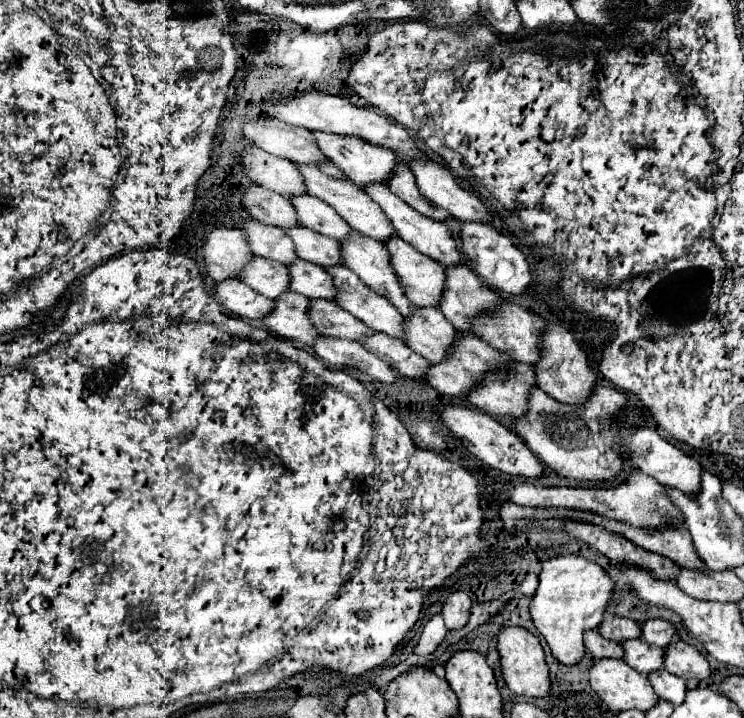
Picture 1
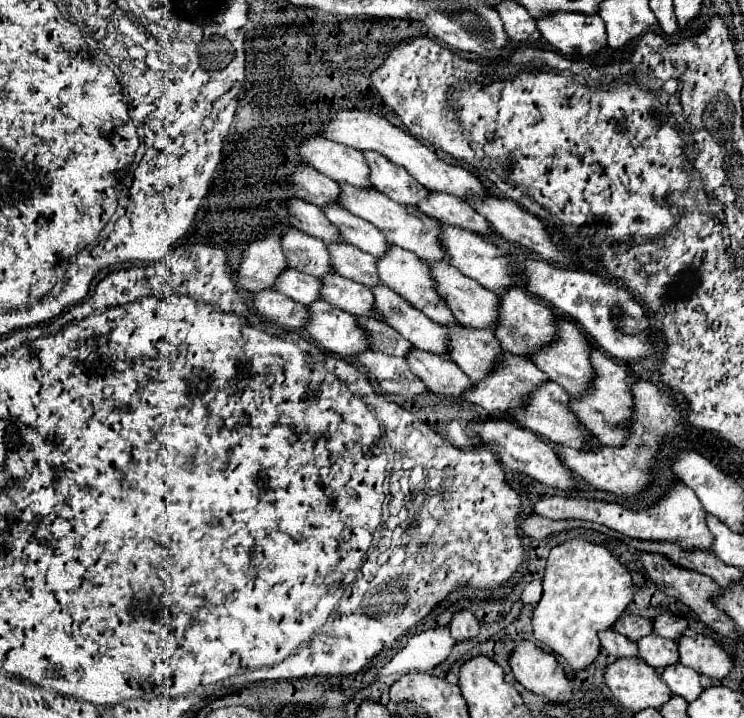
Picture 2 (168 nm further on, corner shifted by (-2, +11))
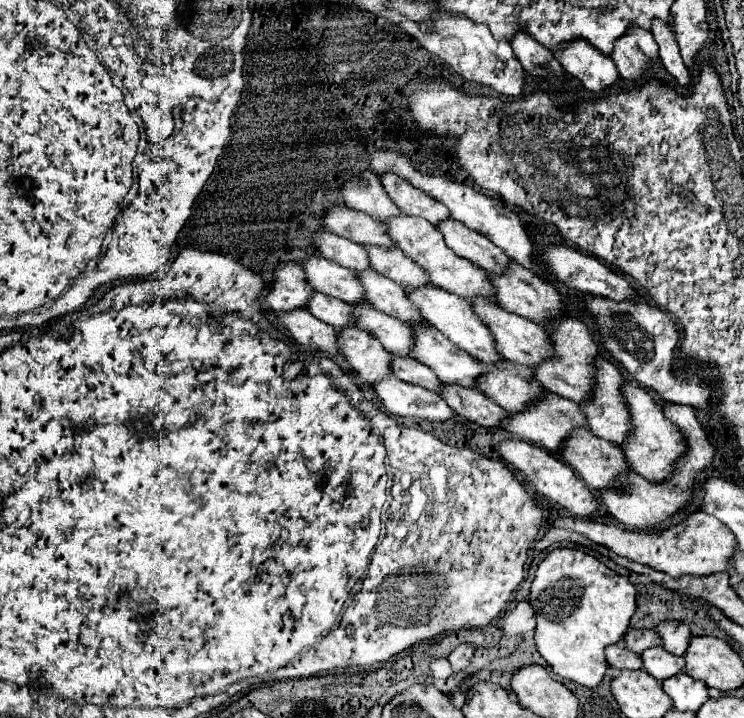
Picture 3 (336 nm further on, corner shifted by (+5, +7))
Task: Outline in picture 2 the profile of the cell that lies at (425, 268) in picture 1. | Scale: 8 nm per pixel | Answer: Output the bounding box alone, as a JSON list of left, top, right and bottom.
[427,259,497,329]

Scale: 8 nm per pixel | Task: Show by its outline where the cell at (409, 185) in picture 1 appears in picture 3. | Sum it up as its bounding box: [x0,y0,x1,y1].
[438,219,510,275]

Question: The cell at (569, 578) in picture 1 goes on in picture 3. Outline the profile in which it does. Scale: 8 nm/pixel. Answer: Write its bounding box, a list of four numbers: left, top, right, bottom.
[530,549,636,687]

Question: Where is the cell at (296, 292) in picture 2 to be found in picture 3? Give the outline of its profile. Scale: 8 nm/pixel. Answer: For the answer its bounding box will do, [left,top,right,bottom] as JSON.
[308,293,356,329]

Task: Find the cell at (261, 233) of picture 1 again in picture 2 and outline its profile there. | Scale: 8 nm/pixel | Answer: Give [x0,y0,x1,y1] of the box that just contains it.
[281,227,331,277]

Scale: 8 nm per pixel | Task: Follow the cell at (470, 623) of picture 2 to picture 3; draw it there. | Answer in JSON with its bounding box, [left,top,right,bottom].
[448,645,474,673]

